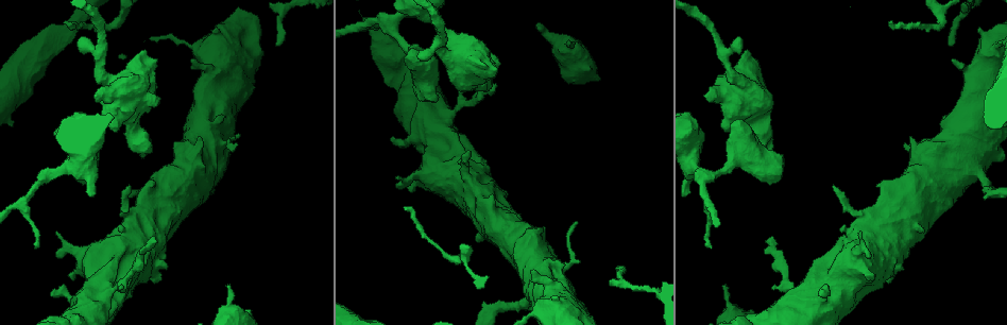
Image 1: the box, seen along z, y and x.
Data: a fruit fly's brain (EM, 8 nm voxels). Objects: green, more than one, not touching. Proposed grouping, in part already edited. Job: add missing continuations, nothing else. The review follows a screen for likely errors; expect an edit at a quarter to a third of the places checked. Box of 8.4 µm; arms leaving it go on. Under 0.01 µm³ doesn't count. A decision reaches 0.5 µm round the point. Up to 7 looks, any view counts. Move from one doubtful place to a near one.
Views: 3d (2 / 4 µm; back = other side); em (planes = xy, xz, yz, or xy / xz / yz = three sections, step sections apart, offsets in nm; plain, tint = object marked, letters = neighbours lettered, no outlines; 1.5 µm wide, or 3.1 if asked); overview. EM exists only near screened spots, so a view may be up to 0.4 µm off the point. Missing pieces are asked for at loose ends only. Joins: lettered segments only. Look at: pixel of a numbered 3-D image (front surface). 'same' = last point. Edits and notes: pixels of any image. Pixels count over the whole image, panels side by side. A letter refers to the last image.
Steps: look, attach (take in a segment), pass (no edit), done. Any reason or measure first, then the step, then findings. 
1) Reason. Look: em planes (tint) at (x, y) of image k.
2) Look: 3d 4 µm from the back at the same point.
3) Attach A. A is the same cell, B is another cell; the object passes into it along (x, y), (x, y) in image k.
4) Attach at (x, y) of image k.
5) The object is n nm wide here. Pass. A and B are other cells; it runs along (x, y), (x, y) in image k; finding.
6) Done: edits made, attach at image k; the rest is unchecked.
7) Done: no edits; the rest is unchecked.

Free end. Look: 3d 2 µm at (570, 41) of image 1.

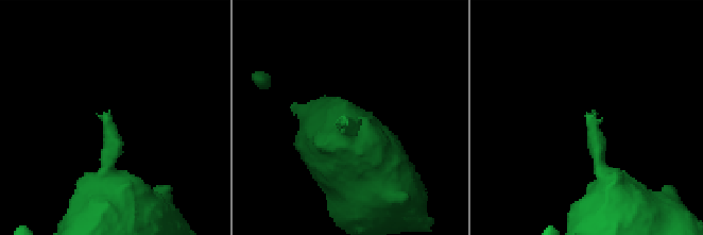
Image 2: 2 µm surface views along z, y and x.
Now the EM. Look: em planes (letters) at (104, 113) of image 2.

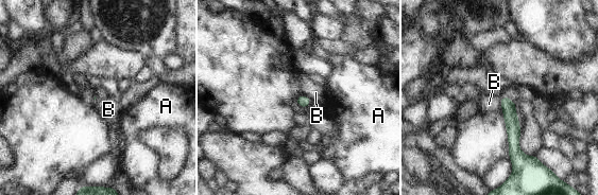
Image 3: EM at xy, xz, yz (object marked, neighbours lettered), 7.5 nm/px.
The longest contact is with B, 110 nm. Pass. A and B are other cells; no lettered segment goes on from it.

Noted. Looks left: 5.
Branch stops here. Look: em xz step 8 (letters) at (752, 60) of image 1.

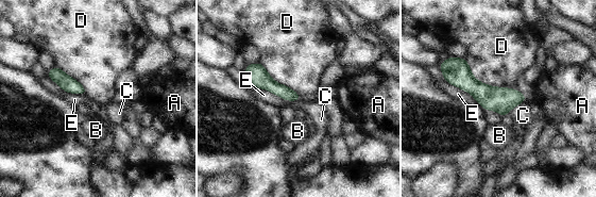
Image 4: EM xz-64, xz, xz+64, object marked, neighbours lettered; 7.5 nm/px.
Look: em planes (letters) at the same point.

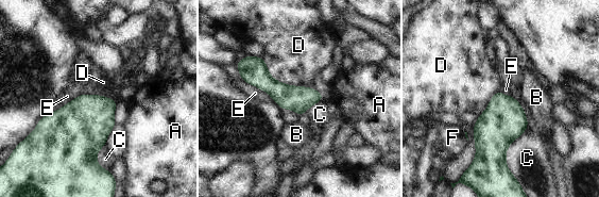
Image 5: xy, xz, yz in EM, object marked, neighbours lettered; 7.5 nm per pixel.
Pass. A, B, C, D, E and F are other cells; it runs along (245, 67), (288, 97), (320, 98) in image 5; no lettered segment goes on from it.

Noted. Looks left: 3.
An open end. Look: em planes (letters) at (890, 24) of image 1.

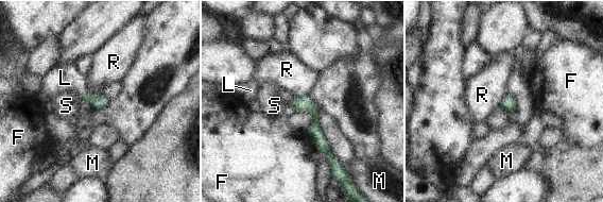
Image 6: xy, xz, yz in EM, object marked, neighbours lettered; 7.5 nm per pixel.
Attach L. L is the same cell, F, M, R and S are other cells; the object passes into it along (97, 101), (85, 93), (65, 78) in image 6; it goes on there.

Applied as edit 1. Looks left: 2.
Done: edits made, attach at image 6; the rest is unchecked.

